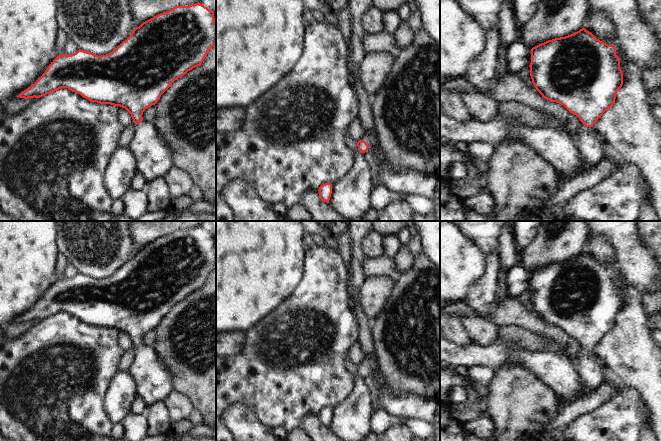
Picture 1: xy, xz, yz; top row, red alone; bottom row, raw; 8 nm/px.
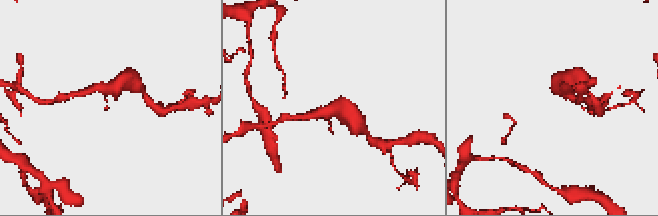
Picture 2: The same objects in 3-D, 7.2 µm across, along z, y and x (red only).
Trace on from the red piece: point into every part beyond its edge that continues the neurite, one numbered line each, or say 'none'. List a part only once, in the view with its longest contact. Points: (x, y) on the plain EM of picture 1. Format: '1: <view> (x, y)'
1: xz (368, 363)

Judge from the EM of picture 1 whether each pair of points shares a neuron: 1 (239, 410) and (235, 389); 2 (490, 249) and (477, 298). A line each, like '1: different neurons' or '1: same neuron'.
1: different neurons
2: same neuron

